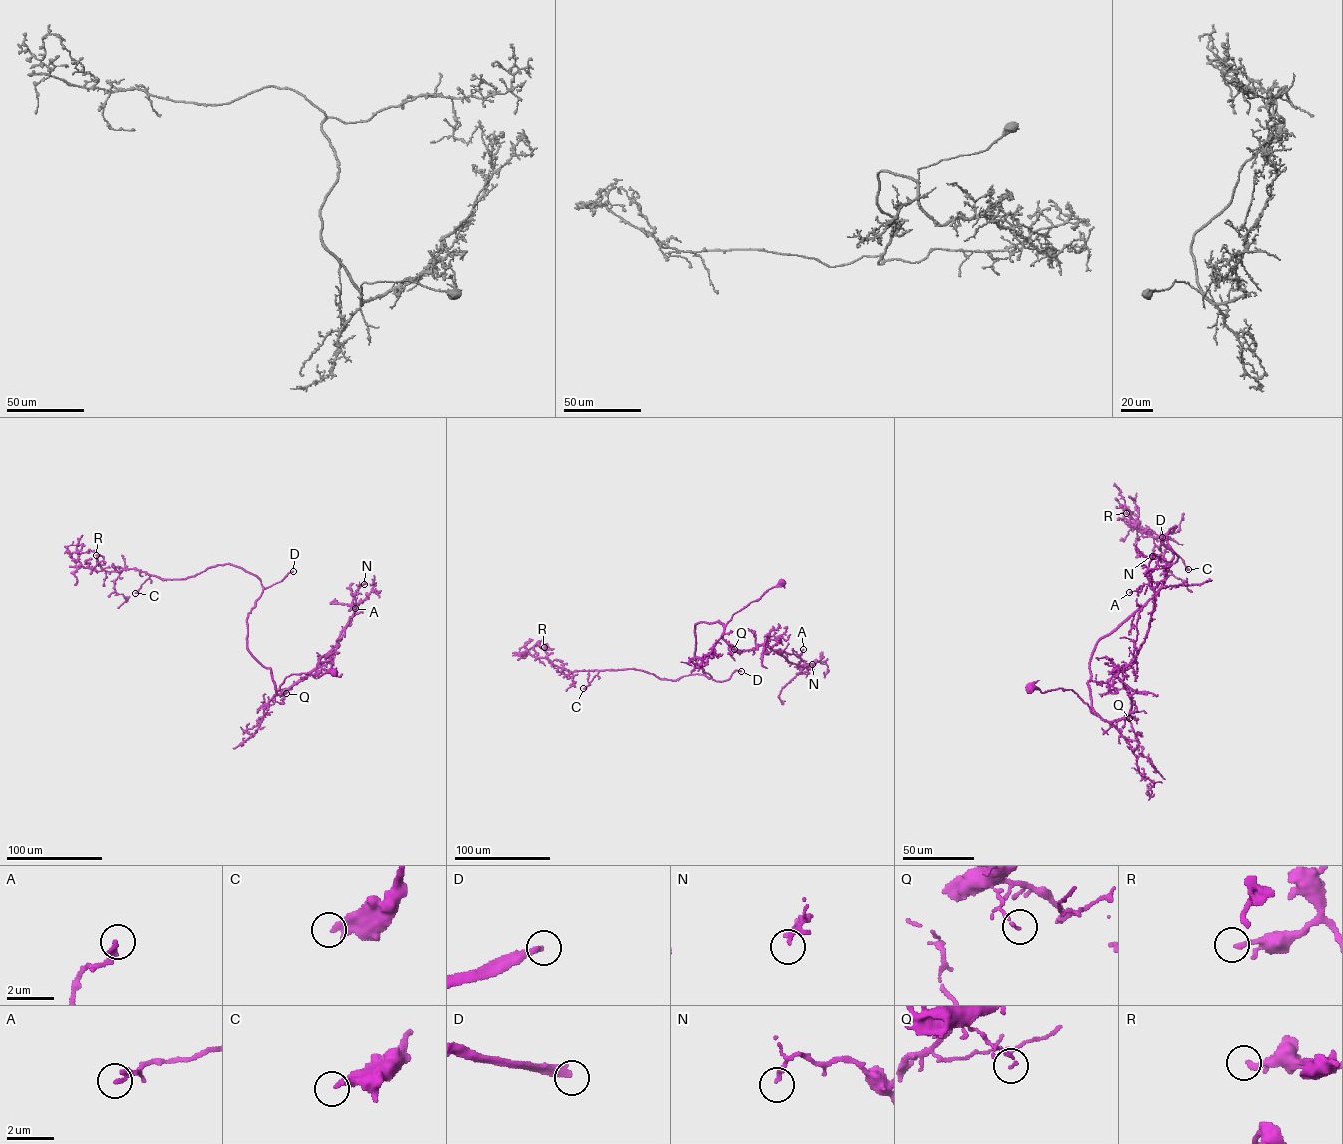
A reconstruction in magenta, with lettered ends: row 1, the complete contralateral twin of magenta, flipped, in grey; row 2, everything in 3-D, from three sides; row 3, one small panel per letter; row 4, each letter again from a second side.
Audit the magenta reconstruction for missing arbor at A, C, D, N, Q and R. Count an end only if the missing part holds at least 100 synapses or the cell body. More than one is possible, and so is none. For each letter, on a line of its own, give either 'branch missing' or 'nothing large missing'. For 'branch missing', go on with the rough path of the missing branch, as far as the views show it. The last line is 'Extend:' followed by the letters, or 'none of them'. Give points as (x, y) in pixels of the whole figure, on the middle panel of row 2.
A: nothing large missing
C: nothing large missing
D: branch missing | (741, 671), (768, 670), (820, 641), (802, 634), (805, 628)
N: nothing large missing
Q: nothing large missing
R: nothing large missing
Extend: D

